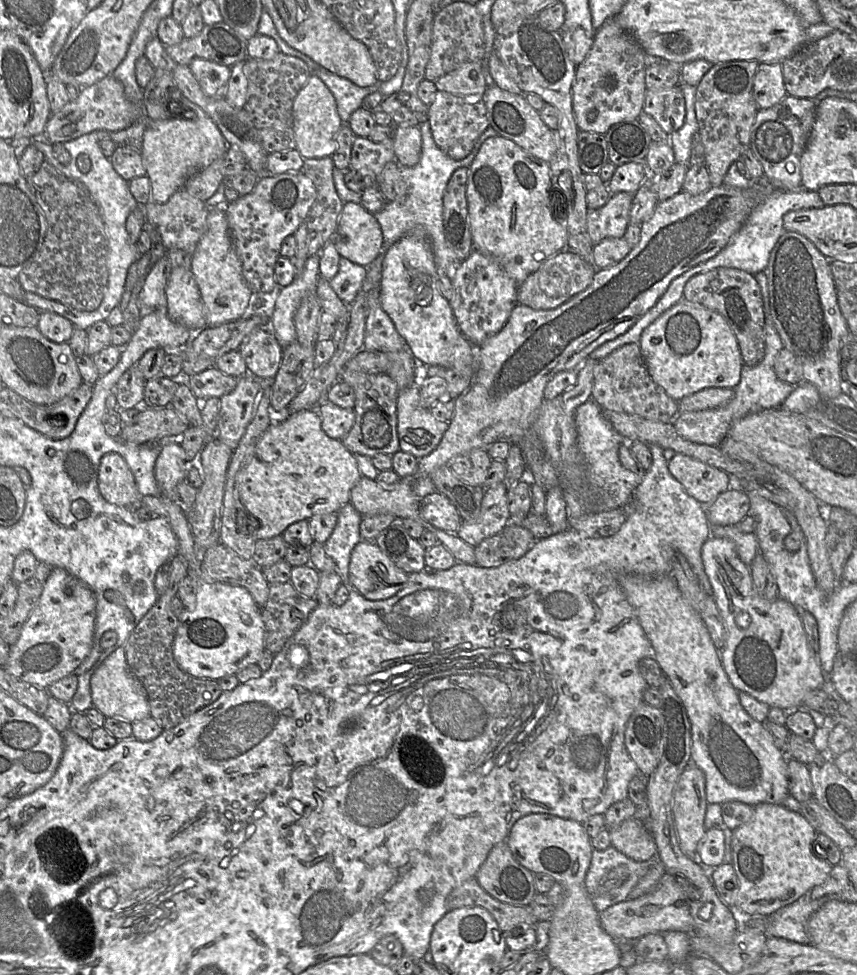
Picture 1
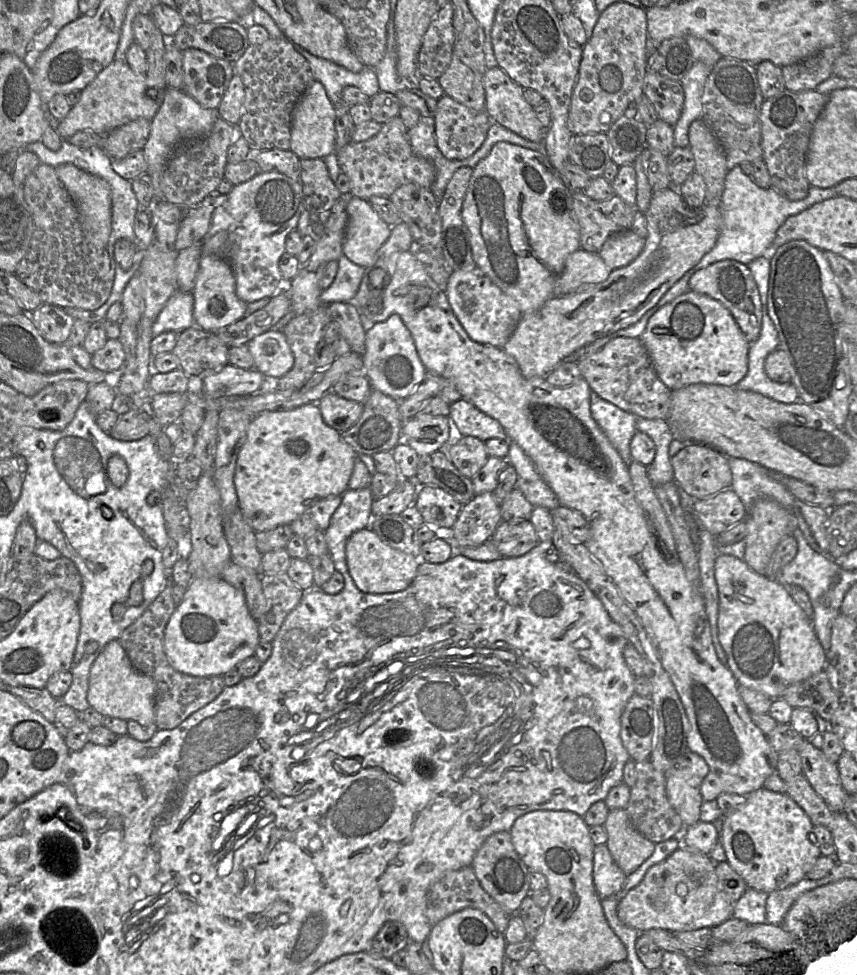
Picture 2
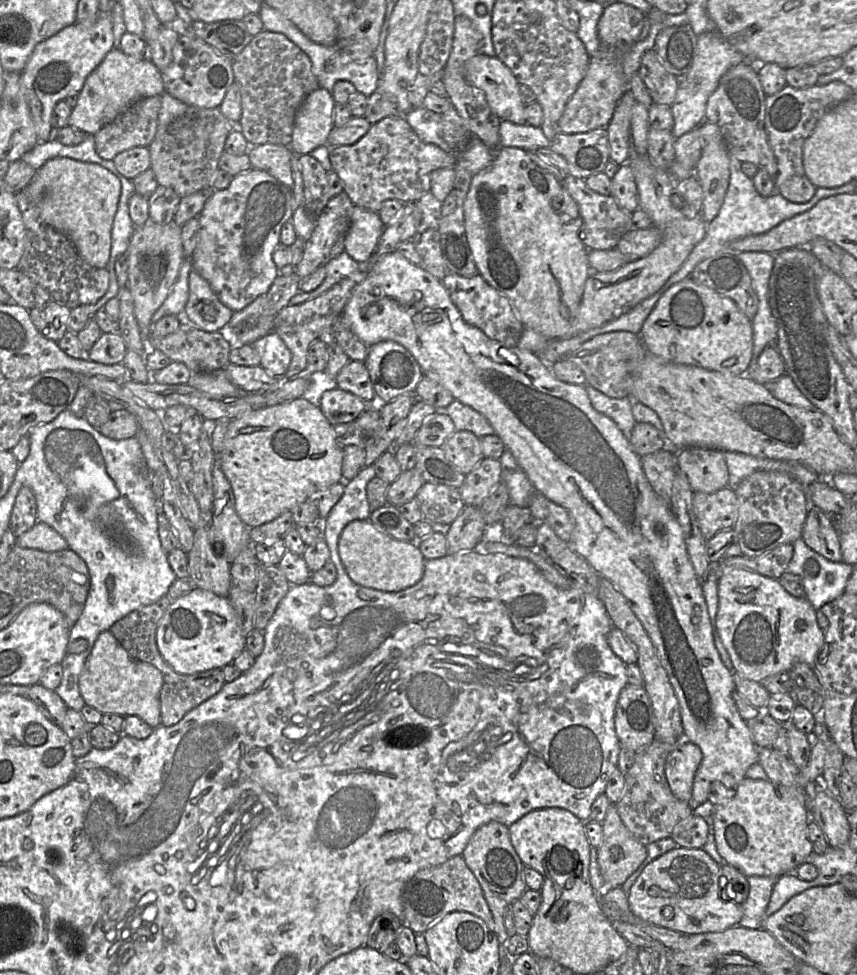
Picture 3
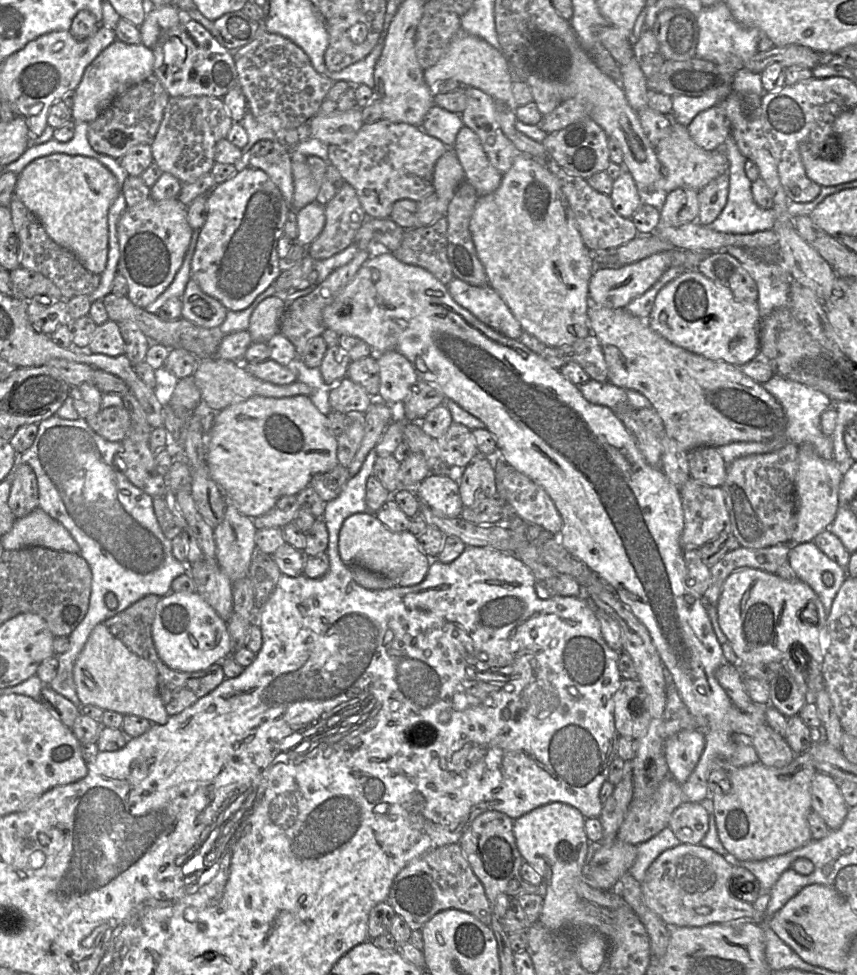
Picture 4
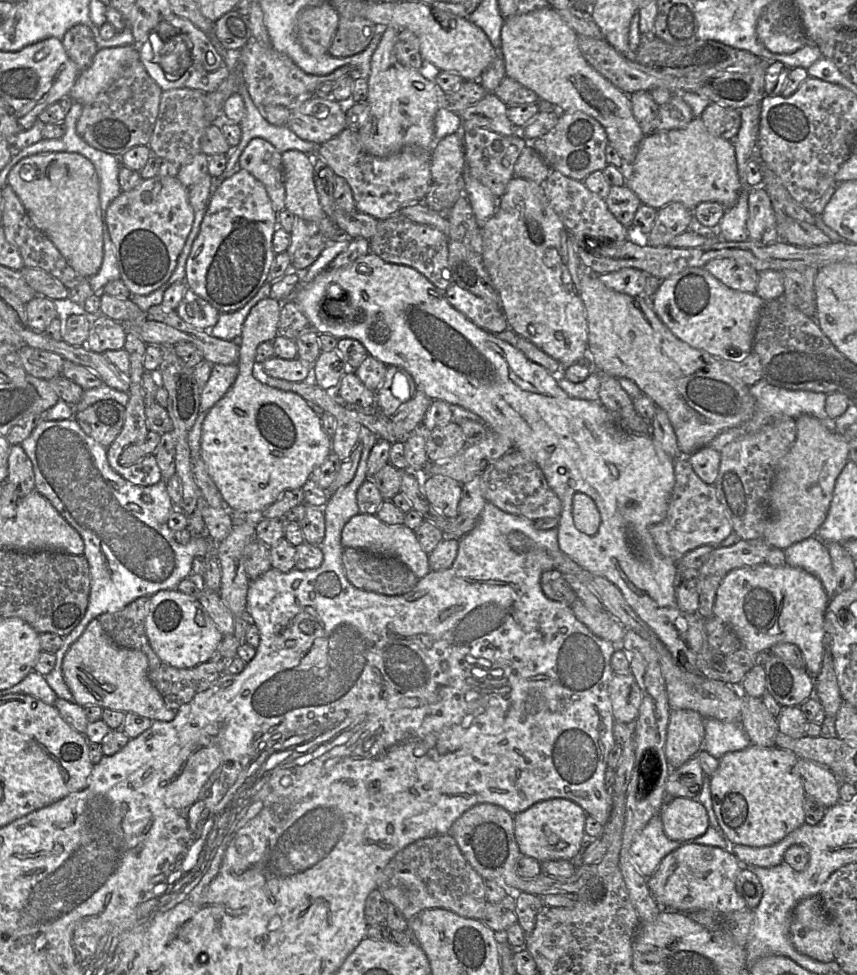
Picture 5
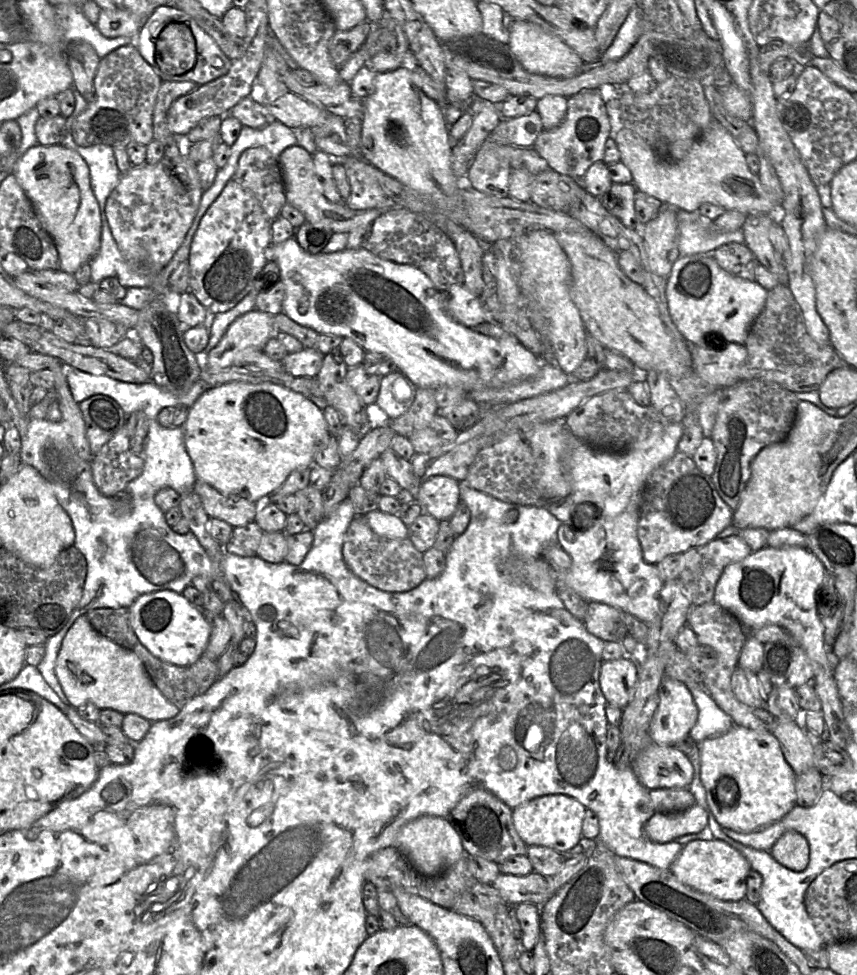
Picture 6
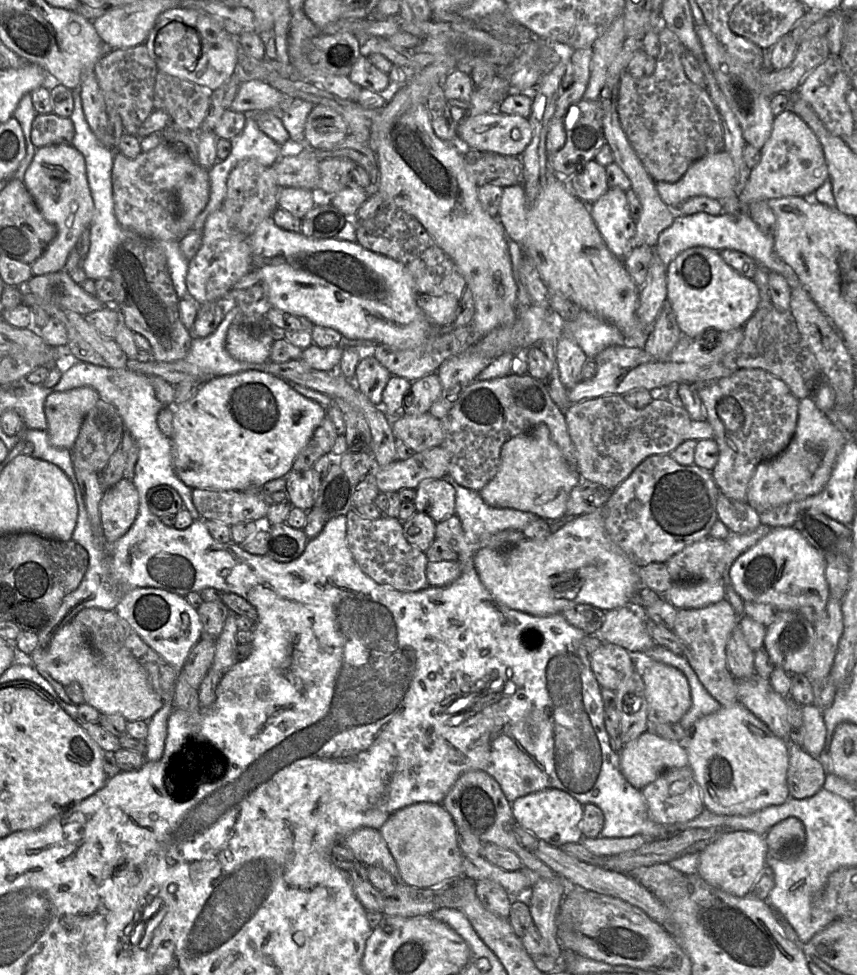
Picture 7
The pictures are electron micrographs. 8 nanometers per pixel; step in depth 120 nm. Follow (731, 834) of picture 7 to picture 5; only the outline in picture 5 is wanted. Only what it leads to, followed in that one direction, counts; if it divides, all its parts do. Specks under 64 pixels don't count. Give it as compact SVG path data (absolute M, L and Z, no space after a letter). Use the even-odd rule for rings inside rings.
M686 843L663 857L654 873L648 877L647 886L663 909L681 913L700 909L738 911L748 908L735 887L742 867L733 853L716 846Z

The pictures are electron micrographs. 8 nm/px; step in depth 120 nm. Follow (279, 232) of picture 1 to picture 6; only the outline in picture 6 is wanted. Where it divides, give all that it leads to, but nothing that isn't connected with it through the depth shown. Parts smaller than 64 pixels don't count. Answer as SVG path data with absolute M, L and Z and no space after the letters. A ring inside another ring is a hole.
M233 178L204 214L188 258L189 291L211 316L231 310L252 291L257 276L269 261L271 223L253 193Z

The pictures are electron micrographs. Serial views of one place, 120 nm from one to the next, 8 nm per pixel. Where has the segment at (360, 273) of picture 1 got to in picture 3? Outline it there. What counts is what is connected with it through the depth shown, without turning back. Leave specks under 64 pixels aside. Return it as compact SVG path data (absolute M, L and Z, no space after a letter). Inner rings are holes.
M345 251L340 253L334 259L329 261L326 265L326 277L319 287L313 291L302 292L299 291L294 297L291 298L289 304L301 304L308 300L314 299L327 290L329 290L336 283L352 275L355 272L361 272L363 265L352 259Z

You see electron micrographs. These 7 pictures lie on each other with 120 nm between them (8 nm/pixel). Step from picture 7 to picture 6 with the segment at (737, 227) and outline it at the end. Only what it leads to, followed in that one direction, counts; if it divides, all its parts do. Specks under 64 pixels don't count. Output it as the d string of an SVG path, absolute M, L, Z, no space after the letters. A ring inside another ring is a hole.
M700 217L694 222L679 222L678 250L680 256L694 254L711 254L721 246L731 243L745 243L742 229L723 232L715 227L715 223L707 218Z

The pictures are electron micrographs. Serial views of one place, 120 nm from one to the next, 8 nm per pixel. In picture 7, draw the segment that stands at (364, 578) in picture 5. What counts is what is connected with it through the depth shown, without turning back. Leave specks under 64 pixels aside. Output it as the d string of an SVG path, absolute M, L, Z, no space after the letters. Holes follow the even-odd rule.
M355 511L346 515L346 542L360 570L380 585L388 585L398 591L418 591L427 586L425 553L412 546L404 537L402 522L395 517L382 515L365 519Z

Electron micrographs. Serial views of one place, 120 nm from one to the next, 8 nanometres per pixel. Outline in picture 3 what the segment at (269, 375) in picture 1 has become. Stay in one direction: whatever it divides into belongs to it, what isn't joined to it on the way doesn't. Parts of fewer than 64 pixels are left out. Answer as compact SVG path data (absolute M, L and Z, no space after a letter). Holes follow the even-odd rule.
M271 331L256 340L252 346L260 357L259 365L283 381L291 362L291 352L281 337Z

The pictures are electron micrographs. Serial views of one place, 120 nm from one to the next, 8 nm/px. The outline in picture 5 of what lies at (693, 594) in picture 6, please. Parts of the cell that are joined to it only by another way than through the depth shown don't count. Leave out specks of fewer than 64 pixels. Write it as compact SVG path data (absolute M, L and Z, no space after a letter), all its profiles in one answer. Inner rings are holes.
M740 539L727 547L716 547L699 571L697 613L704 619L713 615L717 589L725 575L735 568L764 564L770 545L763 539Z

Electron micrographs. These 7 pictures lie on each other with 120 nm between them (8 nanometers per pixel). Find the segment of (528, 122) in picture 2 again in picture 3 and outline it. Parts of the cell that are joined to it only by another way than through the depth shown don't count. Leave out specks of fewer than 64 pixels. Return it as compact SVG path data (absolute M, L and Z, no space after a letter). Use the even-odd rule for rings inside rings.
M476 54L466 62L465 76L484 92L489 107L501 121L527 124L519 83L499 58Z

